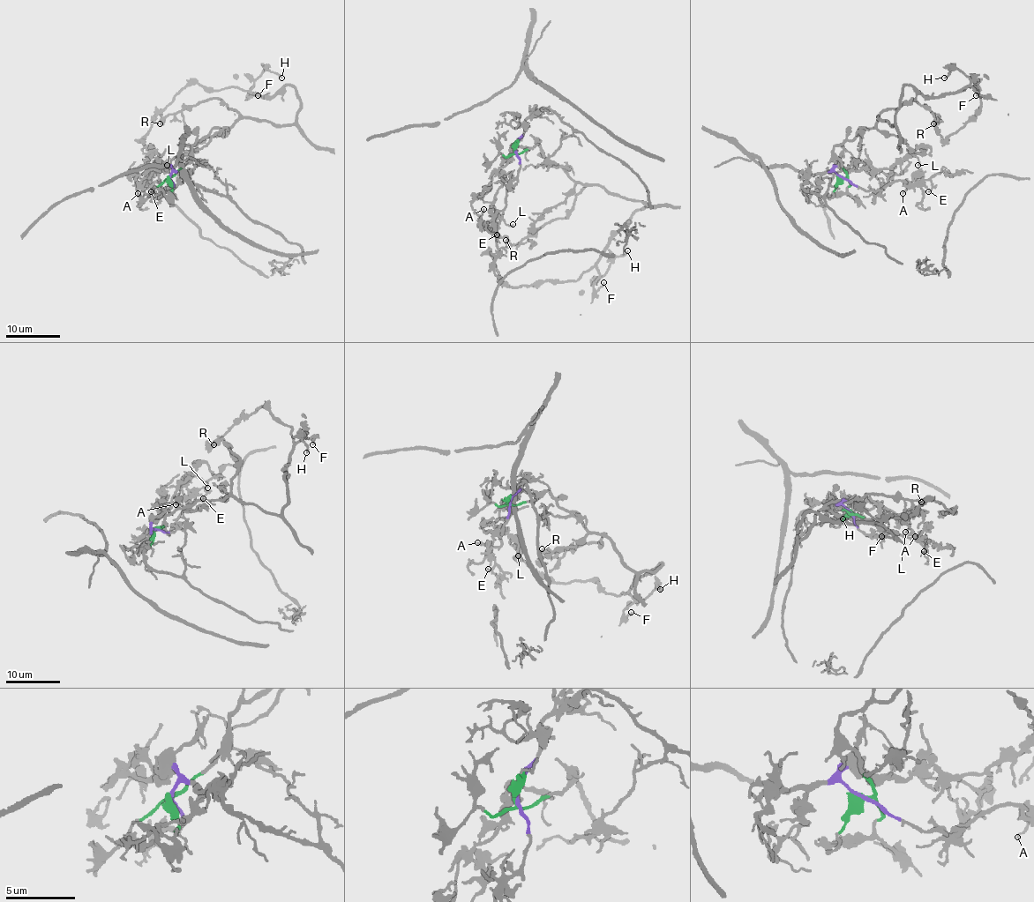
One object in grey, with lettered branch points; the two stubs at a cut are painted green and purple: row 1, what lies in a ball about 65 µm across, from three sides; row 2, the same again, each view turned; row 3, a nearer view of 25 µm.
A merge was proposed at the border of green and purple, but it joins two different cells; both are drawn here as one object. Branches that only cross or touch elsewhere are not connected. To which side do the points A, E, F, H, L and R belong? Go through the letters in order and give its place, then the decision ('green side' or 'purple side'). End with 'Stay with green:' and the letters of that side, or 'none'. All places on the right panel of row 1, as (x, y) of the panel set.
A: place (902, 193); purple side
E: place (928, 191); purple side
F: place (976, 95); green side
H: place (944, 78); green side
L: place (917, 165); purple side
R: place (933, 123); green side
Stay with green: F, H, R

